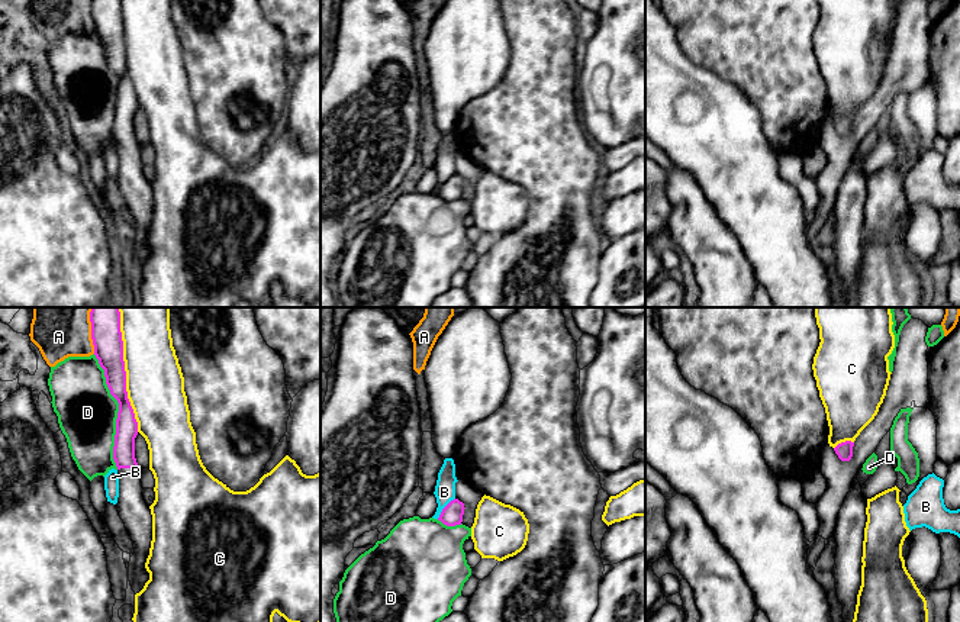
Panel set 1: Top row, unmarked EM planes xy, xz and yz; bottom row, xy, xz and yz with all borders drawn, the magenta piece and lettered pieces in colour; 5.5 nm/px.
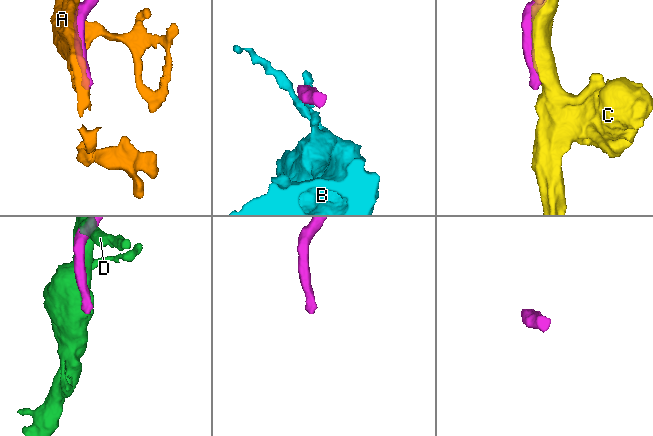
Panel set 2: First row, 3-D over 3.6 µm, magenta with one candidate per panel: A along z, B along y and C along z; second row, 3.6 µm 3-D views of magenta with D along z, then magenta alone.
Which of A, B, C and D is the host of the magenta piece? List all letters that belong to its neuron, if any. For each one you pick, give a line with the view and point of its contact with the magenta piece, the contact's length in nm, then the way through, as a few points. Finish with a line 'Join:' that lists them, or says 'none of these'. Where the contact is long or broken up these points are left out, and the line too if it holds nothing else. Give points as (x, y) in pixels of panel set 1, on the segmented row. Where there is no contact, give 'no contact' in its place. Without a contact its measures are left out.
Join: none of these

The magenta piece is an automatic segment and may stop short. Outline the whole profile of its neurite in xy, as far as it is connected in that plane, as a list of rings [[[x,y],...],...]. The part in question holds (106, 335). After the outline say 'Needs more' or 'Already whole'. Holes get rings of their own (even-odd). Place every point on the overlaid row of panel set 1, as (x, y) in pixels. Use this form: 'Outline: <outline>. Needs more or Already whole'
Outline: [[[91,307],[90,322],[94,355],[104,370],[110,394],[119,403],[113,447],[113,460],[119,474],[116,507],[133,542],[135,552],[129,561],[129,581],[136,594],[149,580],[145,563],[152,541],[152,515],[142,496],[144,489],[135,458],[138,422],[126,391],[119,307]]]. Needs more

